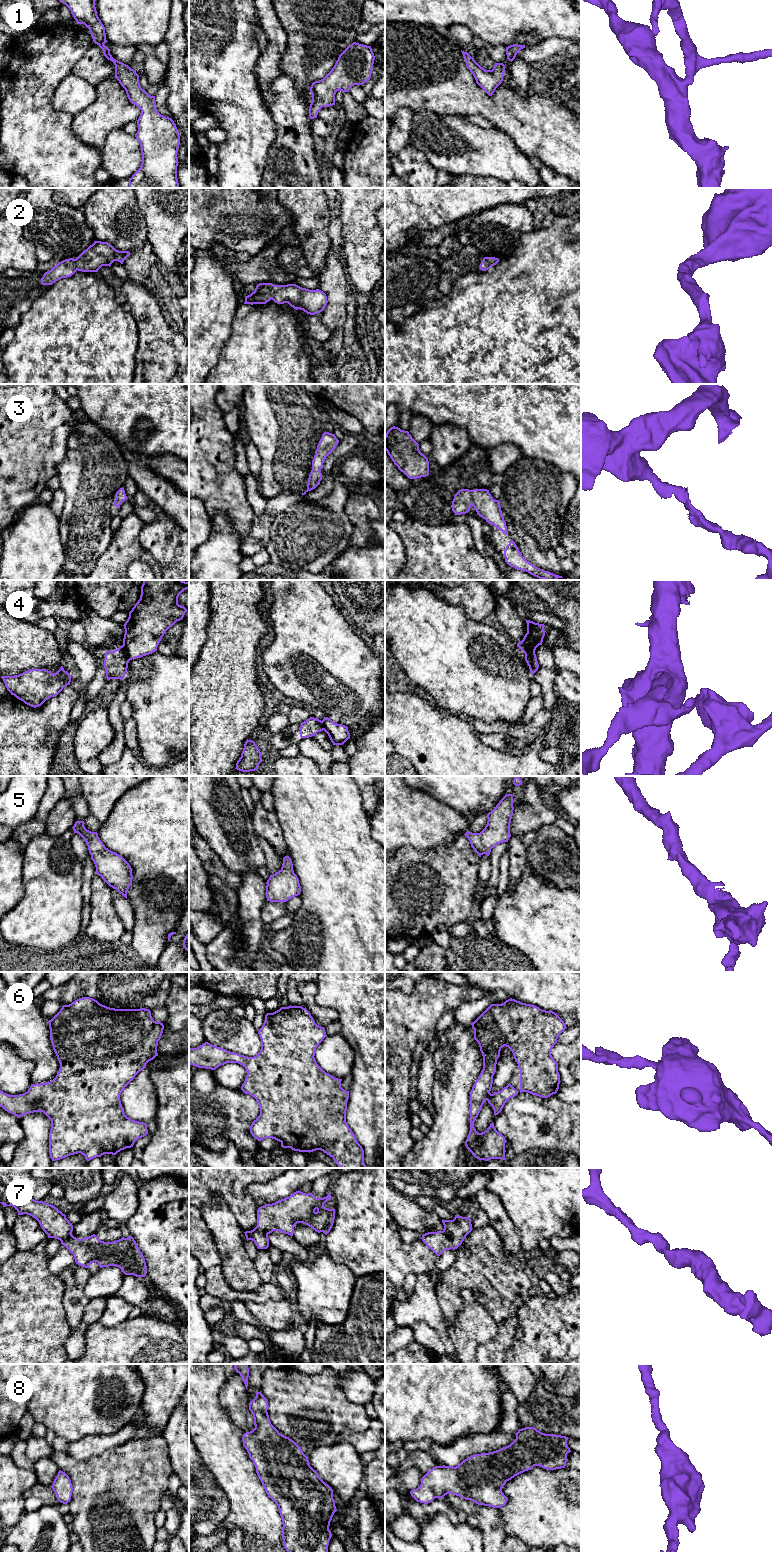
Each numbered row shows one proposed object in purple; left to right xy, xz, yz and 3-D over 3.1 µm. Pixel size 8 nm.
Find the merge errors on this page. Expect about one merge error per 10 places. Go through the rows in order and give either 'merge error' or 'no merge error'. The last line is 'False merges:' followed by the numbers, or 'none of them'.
1: no merge error
2: no merge error
3: no merge error
4: merge error
5: no merge error
6: no merge error
7: no merge error
8: no merge error
False merges: 4

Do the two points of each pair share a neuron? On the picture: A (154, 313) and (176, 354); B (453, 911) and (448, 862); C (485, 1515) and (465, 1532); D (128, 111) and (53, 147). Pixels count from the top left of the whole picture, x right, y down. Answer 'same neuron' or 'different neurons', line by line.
A: same neuron
B: same neuron
C: different neurons
D: different neurons

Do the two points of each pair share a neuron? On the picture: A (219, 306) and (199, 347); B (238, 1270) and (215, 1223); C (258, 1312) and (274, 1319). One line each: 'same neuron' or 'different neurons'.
A: same neuron
B: same neuron
C: same neuron

